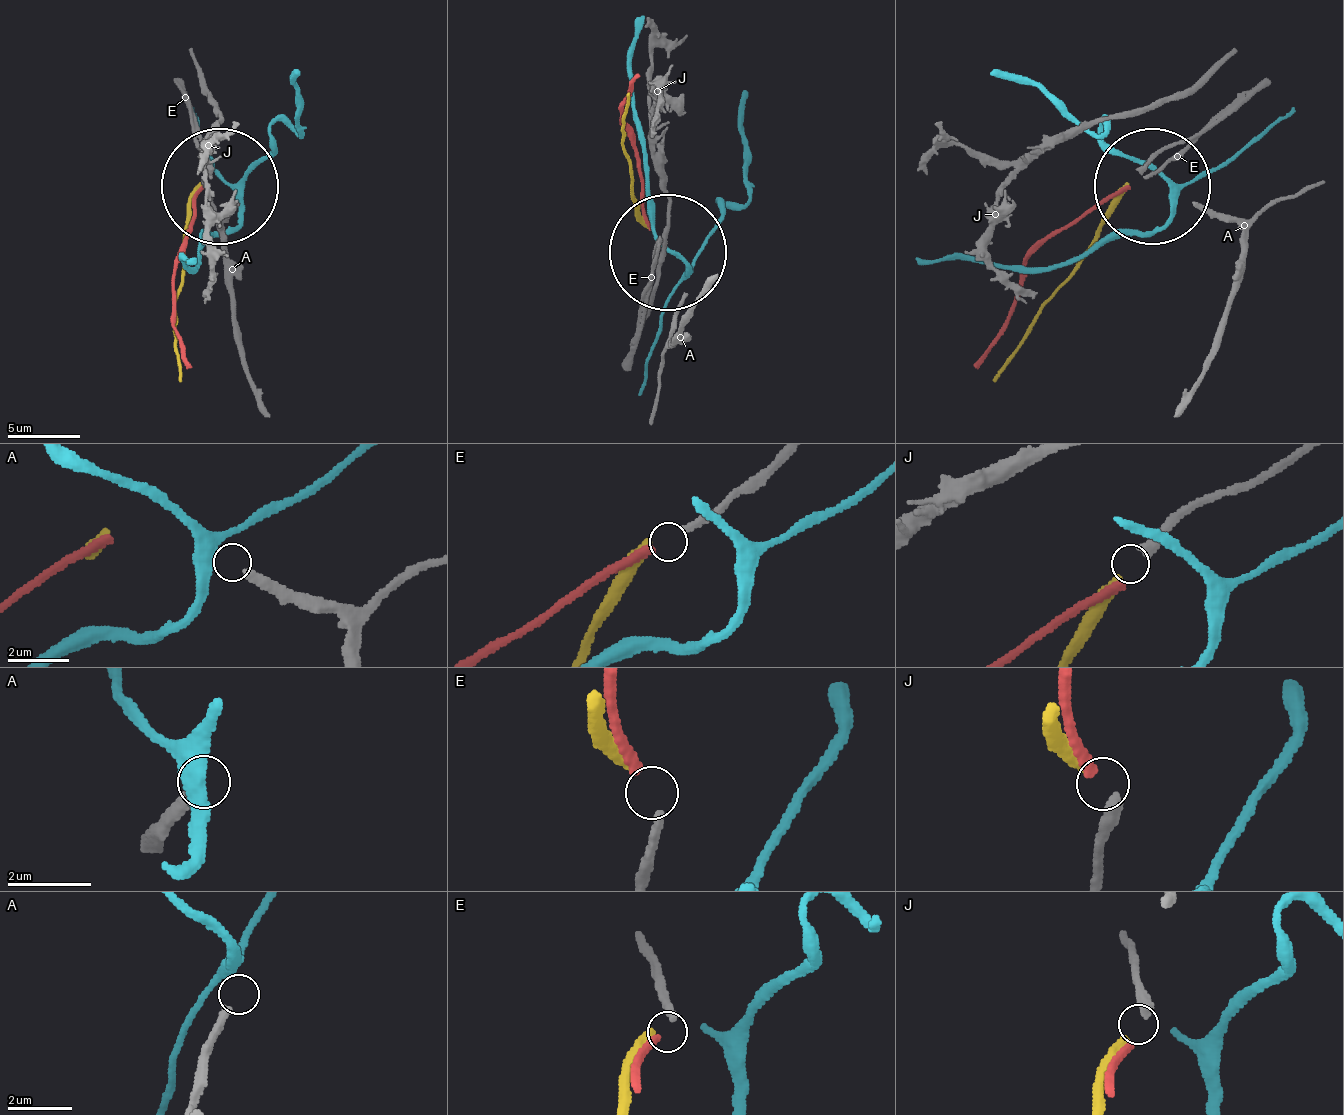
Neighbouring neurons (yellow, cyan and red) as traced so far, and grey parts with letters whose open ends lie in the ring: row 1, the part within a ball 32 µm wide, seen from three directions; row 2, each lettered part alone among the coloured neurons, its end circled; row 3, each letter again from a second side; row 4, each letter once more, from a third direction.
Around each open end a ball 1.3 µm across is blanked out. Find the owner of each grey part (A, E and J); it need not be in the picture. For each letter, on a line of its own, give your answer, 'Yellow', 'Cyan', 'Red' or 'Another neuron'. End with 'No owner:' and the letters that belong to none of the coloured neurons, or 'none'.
A: Another neuron
E: Red
J: Yellow
No owner: A

